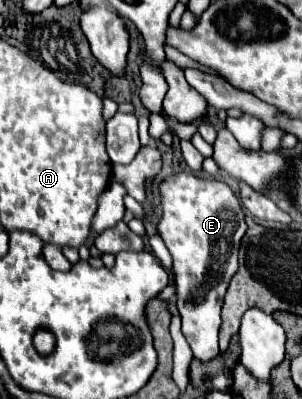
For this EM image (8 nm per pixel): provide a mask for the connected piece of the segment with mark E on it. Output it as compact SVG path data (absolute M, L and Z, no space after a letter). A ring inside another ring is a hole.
M181 171L159 183L161 219L155 223L165 247L173 259L175 305L183 319L183 333L191 345L193 357L209 361L219 355L221 305L231 277L239 265L239 245L247 231L241 199L233 189L213 177L199 177Z

